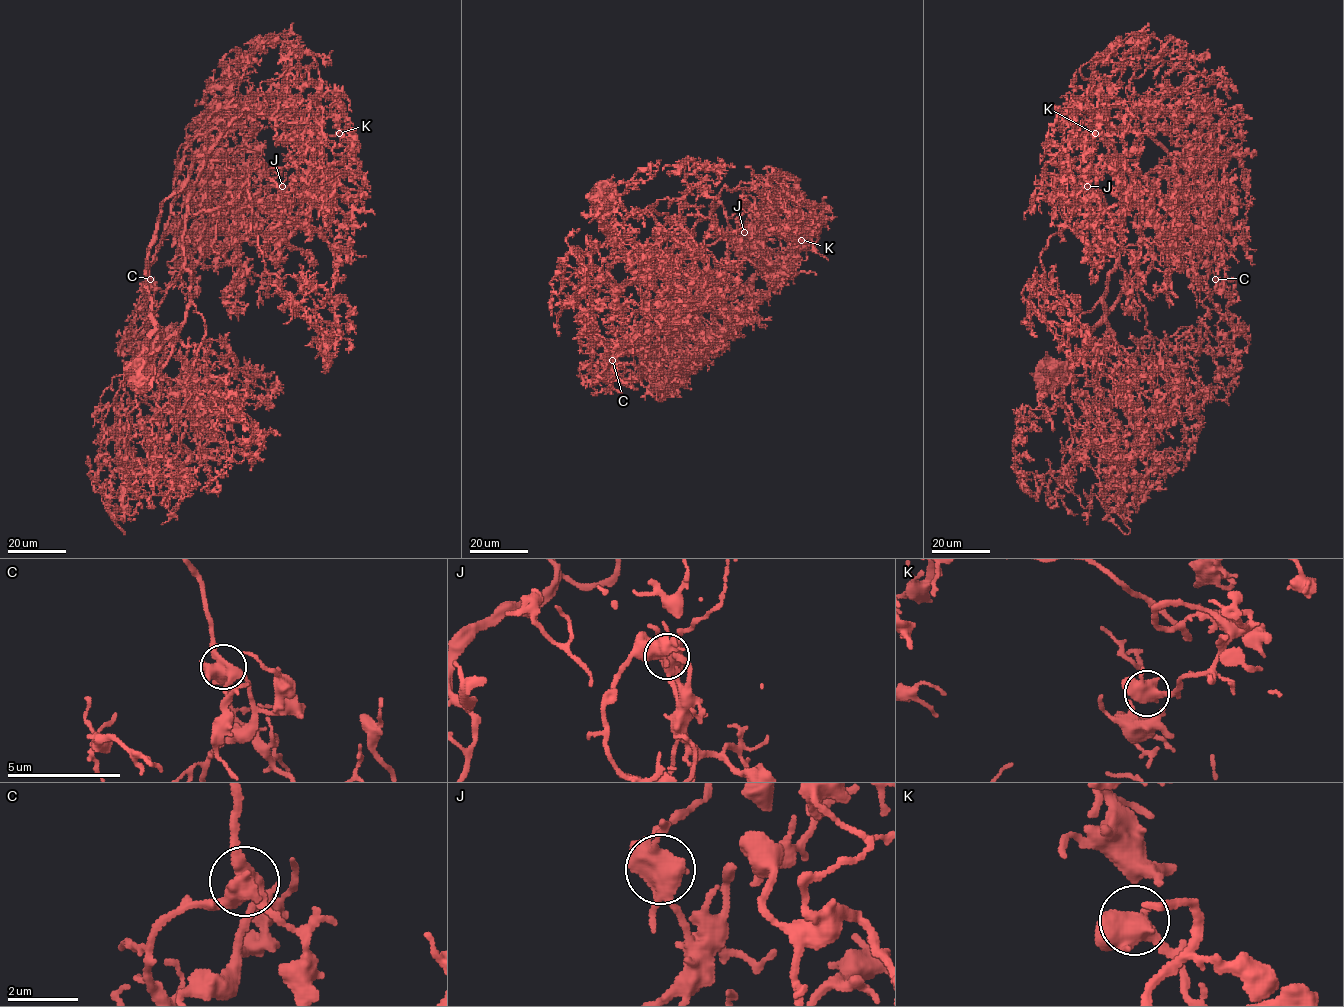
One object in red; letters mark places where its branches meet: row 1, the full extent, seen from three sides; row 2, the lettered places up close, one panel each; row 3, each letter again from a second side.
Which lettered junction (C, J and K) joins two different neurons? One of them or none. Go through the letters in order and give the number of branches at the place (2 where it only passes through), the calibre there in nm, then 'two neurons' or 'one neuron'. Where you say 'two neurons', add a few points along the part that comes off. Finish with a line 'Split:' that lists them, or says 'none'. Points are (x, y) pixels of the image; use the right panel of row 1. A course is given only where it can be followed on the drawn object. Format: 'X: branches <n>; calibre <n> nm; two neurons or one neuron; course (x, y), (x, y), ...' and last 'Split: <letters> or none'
C: branches 4; calibre 500 nm; one neuron
J: branches 4; calibre 500 nm; one neuron
K: branches 4; calibre 440 nm; one neuron
Split: none

